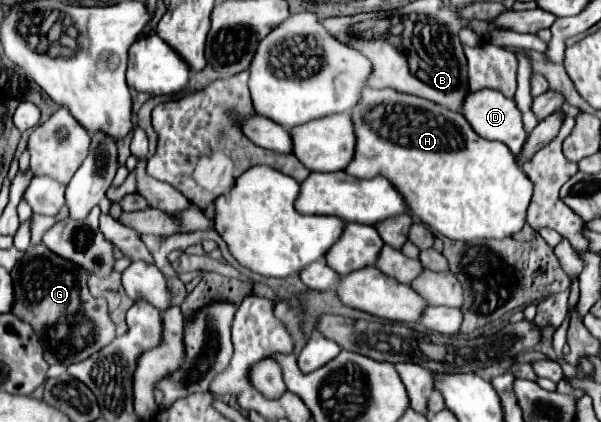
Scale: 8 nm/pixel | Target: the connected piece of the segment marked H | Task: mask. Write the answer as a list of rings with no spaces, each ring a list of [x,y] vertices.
[[[366,89],[362,101],[352,109],[356,129],[356,155],[348,165],[348,173],[358,179],[384,175],[408,201],[410,213],[430,229],[448,239],[504,239],[522,231],[526,211],[532,201],[532,181],[524,175],[516,157],[504,143],[482,139],[474,133],[462,113],[454,113],[442,105],[392,89]]]

